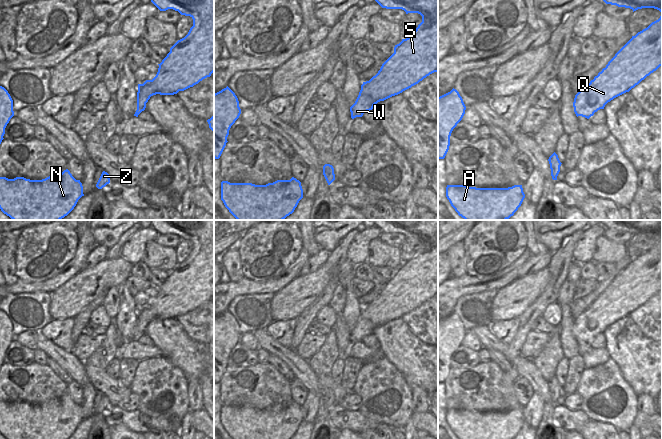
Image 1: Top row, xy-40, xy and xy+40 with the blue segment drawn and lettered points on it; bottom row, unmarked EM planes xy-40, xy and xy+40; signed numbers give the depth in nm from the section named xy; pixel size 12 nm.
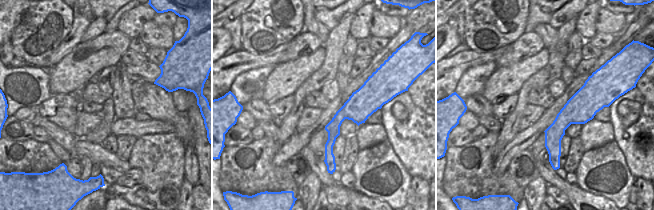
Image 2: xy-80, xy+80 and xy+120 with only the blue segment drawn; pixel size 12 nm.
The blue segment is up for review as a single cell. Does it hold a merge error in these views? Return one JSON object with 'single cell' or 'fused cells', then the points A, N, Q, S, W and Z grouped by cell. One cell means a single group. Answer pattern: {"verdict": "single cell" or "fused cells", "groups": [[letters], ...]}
{"verdict": "single cell", "groups": [["A", "N", "Q", "S", "W", "Z"]]}

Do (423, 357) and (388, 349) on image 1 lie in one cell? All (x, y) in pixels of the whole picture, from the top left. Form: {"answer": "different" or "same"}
{"answer": "same"}

